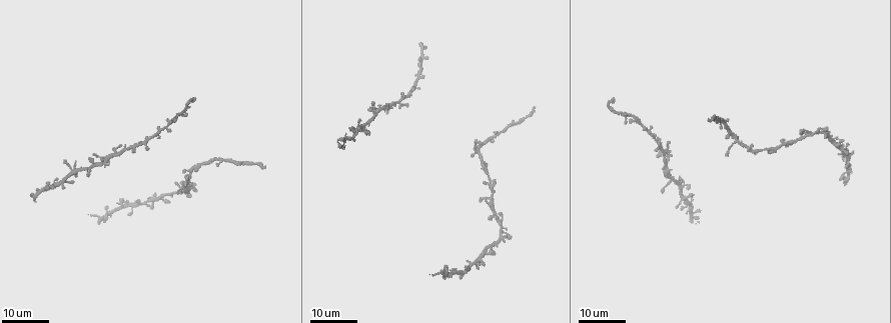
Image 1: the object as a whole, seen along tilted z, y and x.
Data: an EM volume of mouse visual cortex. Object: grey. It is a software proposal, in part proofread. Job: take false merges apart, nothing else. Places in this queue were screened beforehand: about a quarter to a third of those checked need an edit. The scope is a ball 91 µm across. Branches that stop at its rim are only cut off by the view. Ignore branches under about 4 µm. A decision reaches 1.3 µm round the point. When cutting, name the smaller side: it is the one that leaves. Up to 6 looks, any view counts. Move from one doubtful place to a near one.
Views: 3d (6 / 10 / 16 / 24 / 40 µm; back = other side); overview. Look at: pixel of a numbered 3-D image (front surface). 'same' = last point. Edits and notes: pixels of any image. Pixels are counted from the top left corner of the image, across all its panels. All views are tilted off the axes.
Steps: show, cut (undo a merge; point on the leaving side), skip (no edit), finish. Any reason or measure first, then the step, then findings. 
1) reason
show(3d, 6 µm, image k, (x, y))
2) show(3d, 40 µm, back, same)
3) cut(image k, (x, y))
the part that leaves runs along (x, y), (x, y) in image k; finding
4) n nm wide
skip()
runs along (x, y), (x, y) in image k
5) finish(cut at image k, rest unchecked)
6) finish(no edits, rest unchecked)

looks like a crossing
show(3d, 16 µm, image 1, (399, 102))

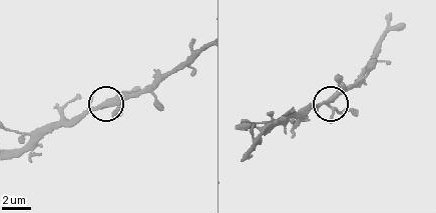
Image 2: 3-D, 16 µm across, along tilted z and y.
show(3d, 10 µm, image 2, (330, 103))

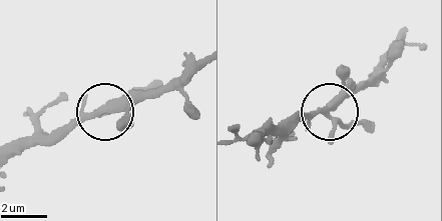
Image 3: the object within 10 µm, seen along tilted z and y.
290 nm wide
skip()
one neuron here

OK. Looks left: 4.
small branch off a trunk
show(3d, 16 µm, image 1, (680, 187))

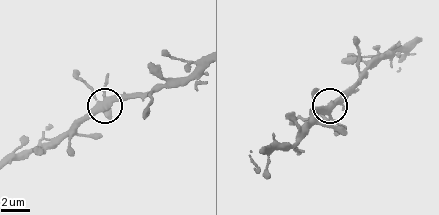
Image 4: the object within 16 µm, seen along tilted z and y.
show(3d, 10 µm, image 4, (326, 112))

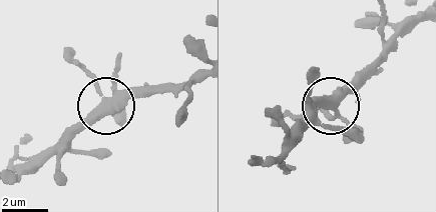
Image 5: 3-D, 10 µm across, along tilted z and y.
skip()
one neuron here

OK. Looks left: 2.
three arms meet
show(3d, 24 µm, image 1, (191, 178))

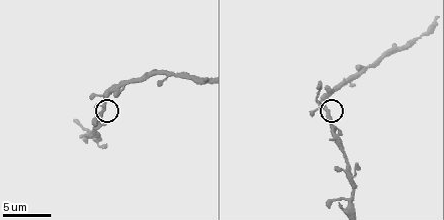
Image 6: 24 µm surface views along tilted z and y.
show(3d, 6 µm, image 6, (103, 104))

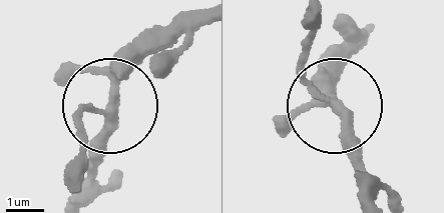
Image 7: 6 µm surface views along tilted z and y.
3 arms
skip()
runs along (81, 148), (79, 114), (104, 105), (118, 60), (143, 30) in image 7; continuous, no second neuron

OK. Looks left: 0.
finish(no edits, rest unchecked)

